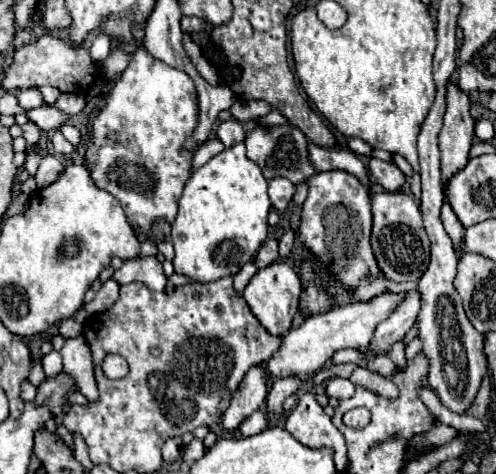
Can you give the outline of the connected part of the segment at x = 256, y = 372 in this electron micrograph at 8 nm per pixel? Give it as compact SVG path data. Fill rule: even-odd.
M260 364L252 366L246 372L240 388L232 396L232 402L222 416L222 426L226 430L236 430L244 418L248 418L254 410L258 410L264 404L266 394L268 394L268 374L264 366Z

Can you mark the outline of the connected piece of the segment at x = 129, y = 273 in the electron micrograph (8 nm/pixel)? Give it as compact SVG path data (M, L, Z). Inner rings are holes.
M150 256L150 258L134 258L122 264L120 270L112 276L118 284L130 284L130 282L144 282L152 290L164 290L166 288L166 276L162 272L162 264Z

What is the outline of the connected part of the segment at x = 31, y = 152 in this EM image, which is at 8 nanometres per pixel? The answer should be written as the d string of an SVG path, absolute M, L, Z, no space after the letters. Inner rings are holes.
M28 146L28 148L26 148L24 168L30 172L30 176L36 174L36 168L40 166L40 160L42 160L42 154L38 152L38 146Z

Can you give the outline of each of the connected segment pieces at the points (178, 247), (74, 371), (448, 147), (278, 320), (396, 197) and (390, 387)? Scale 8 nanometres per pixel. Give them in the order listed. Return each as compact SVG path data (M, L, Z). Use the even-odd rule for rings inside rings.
M244 144L226 148L202 168L194 170L192 178L184 186L178 216L170 230L170 240L174 244L174 270L176 274L188 276L194 282L208 284L224 276L234 276L242 264L250 262L268 234L268 212L270 198L266 192L266 178L262 176L258 164L252 164L246 156ZM224 240L240 242L242 260L236 264L218 264L214 260L214 250Z
M84 336L66 340L66 344L62 346L60 352L64 358L64 370L70 376L74 376L82 394L90 402L96 402L98 400L98 388L96 388L96 380L94 380L94 372L92 372L92 354L90 354L88 342L84 340Z
M450 82L446 94L444 126L440 130L442 184L448 184L448 180L468 164L472 140L474 120L470 116L470 100L454 82Z
M272 262L266 268L260 268L248 286L242 292L244 300L248 302L252 314L262 322L262 326L270 334L286 334L292 326L292 320L298 314L298 300L300 300L300 278L294 268L286 262Z
M404 192L372 194L370 244L384 278L392 282L416 282L426 272L430 260L430 242L424 230L418 202Z
M356 368L354 372L352 372L352 376L350 376L350 382L354 382L354 384L360 384L360 386L364 386L366 390L370 390L370 392L374 392L374 394L378 394L378 396L384 396L384 398L388 398L388 400L396 400L398 398L398 386L390 380L390 378L386 378L386 376L380 376L380 374L374 374L374 372L368 372L368 370L364 370L364 368Z

